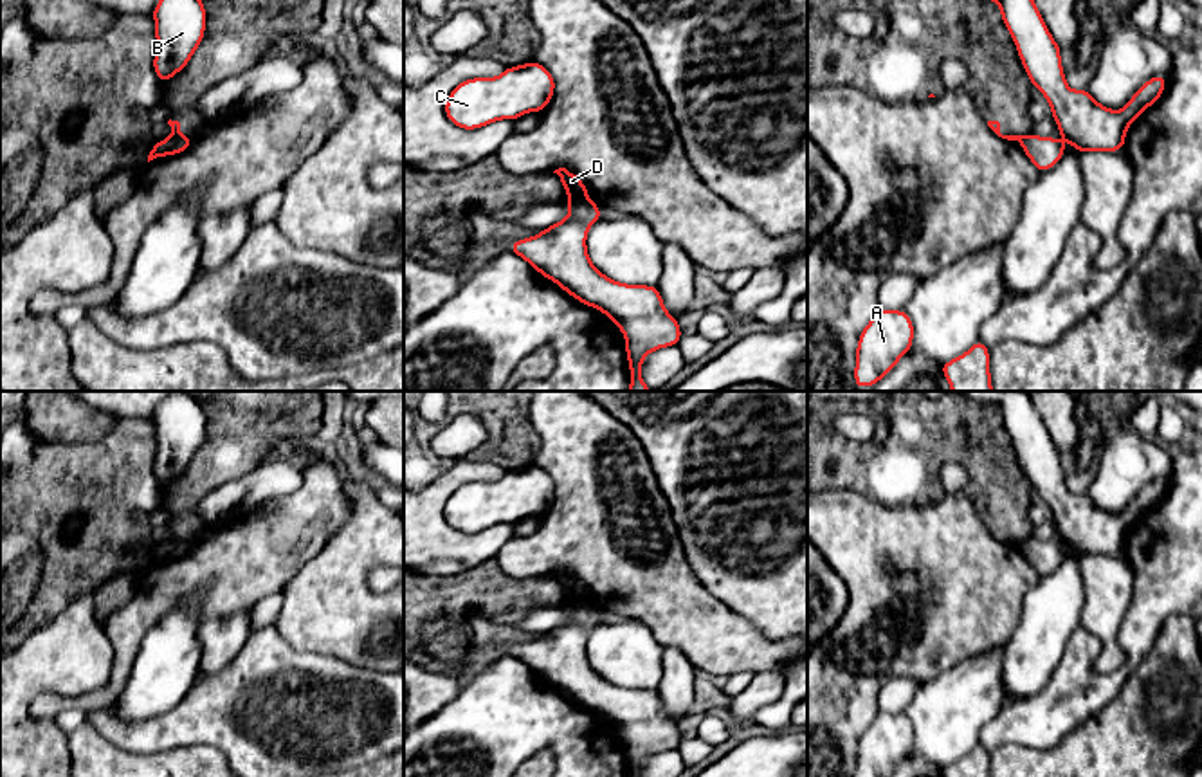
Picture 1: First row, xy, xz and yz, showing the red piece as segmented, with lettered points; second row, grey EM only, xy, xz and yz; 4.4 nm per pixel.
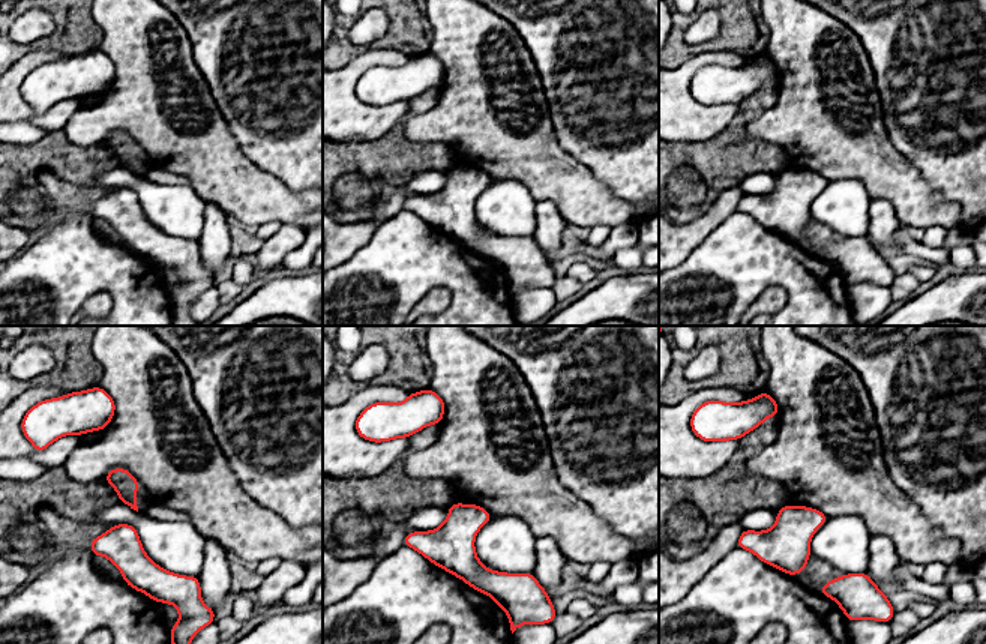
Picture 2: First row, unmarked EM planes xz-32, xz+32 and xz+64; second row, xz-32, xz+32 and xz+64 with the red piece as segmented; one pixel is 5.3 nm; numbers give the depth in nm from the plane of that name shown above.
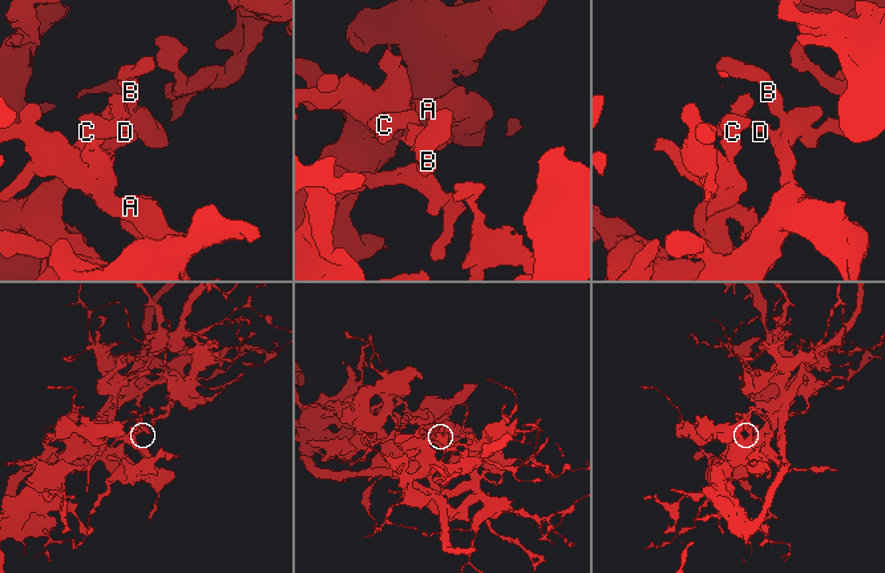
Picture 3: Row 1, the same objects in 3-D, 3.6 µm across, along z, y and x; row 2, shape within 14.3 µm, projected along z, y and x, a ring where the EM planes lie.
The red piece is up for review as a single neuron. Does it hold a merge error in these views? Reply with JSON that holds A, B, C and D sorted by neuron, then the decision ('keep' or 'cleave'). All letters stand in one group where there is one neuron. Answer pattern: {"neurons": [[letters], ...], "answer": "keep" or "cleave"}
{"neurons": [["A", "B", "C"], ["D"]], "answer": "cleave"}

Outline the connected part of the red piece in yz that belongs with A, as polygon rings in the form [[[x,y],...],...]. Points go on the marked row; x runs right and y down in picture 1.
[[[876,310],[856,344],[856,388],[874,386],[890,373],[912,341],[914,323],[905,310]]]

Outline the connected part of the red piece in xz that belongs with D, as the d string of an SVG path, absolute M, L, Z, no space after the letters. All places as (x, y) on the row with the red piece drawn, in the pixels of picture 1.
M559 168L553 173L559 175L559 180L564 184L568 200L573 202L587 202L587 187L586 184L571 171L568 171L566 168Z

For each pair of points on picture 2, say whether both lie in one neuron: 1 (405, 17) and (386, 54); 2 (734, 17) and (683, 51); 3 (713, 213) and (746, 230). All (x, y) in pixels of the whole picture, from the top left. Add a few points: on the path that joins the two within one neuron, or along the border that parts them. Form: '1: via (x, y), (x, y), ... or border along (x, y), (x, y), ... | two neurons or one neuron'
1: border along (369, 47), (393, 47), (408, 56) | two neurons
2: via (728, 32), (716, 44), (698, 48) | one neuron
3: border along (736, 210), (700, 242) | two neurons

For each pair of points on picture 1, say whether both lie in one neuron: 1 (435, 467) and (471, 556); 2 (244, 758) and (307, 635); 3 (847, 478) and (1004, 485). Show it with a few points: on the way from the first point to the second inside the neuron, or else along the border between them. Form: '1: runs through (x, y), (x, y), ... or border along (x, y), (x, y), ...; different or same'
1: border along (455, 464), (422, 489); different
2: border along (274, 624), (292, 648), (330, 655), (339, 660); different
3: runs through (887, 469), (921, 469), (939, 451), (965, 451); same

